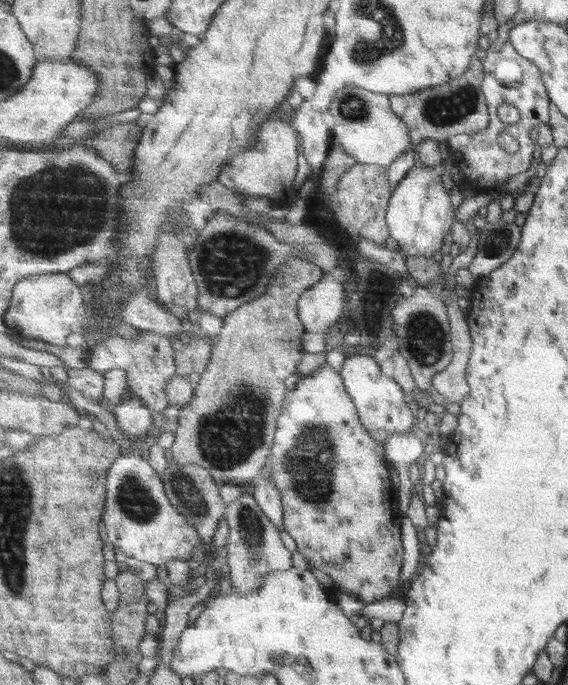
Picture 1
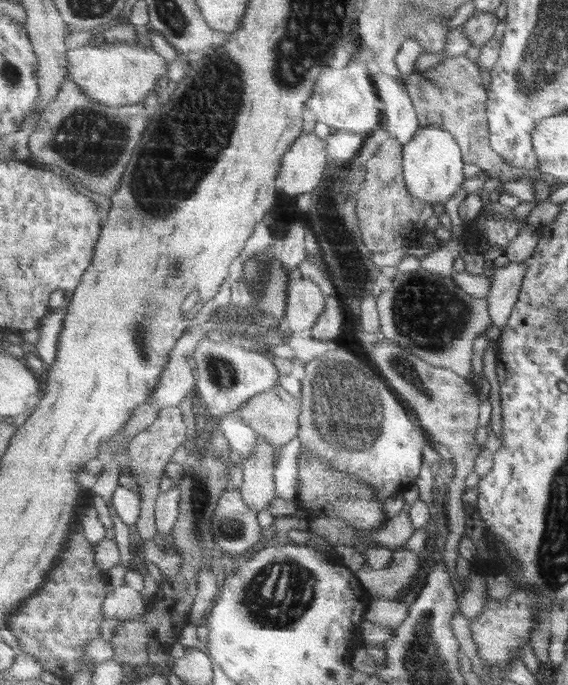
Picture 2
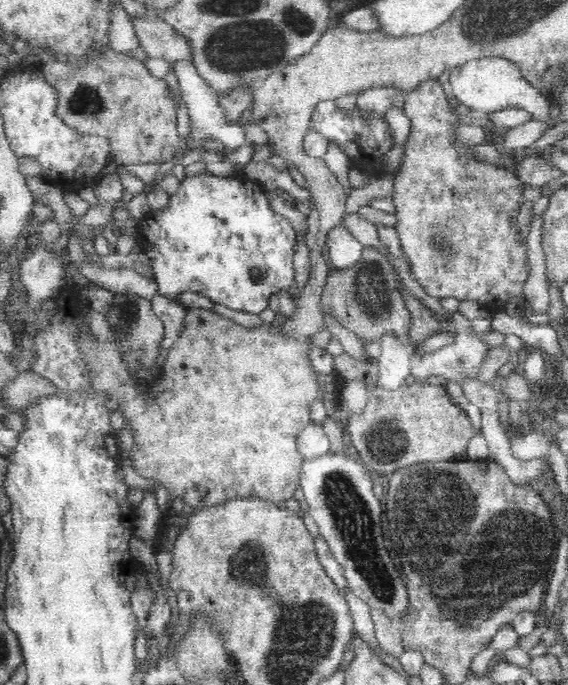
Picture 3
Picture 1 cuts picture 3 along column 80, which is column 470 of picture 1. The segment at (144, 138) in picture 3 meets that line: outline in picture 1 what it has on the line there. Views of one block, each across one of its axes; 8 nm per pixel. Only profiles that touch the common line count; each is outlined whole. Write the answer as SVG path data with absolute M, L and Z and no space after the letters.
M474 56L467 72L457 80L417 93L390 95L393 111L405 120L411 130L412 144L418 145L425 139L448 142L456 134L485 130L490 125L488 103L482 90L485 77L484 62Z

